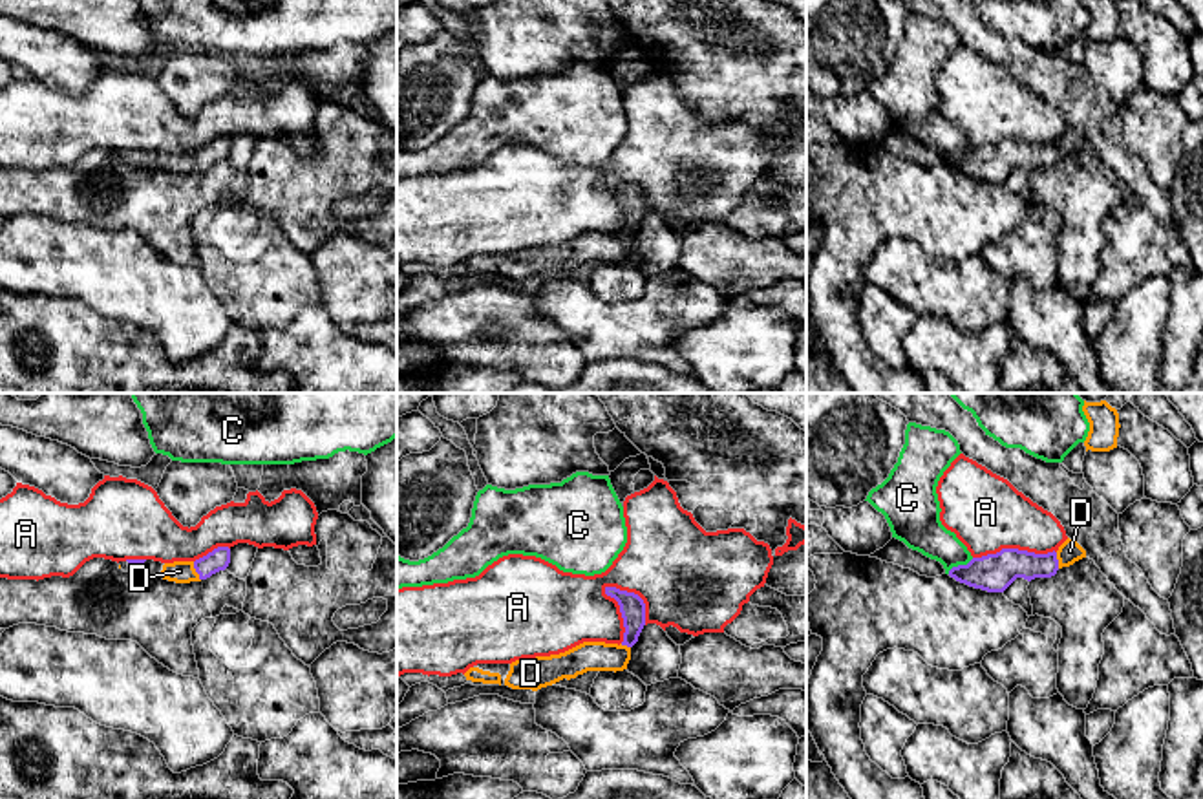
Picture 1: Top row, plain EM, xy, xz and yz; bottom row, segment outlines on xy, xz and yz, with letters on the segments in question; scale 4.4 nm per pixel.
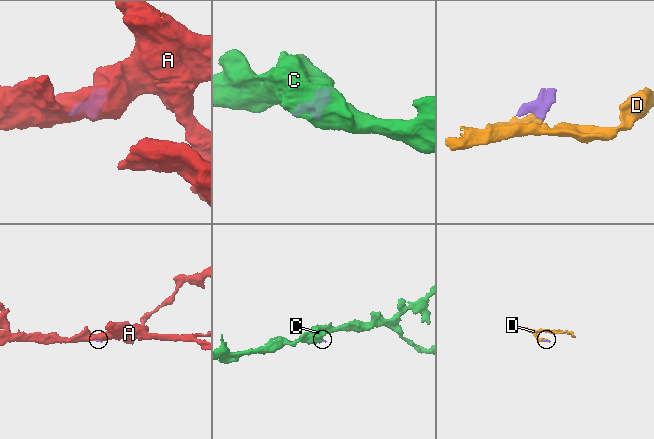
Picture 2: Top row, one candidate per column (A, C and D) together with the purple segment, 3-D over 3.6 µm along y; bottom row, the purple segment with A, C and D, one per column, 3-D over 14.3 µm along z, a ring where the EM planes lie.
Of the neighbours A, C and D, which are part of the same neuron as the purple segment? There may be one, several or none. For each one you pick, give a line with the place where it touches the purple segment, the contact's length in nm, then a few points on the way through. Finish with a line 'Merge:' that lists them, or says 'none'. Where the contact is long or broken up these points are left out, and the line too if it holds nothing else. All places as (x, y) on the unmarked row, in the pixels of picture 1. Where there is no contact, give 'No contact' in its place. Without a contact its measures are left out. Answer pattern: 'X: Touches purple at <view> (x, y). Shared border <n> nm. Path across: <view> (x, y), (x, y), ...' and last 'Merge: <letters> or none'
D: Touches purple at xy (196, 161). Shared border 90 nm. Path across: xy (218, 150), (196, 161), (180, 161)
Merge: D

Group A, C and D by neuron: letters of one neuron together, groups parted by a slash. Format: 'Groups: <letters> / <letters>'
Groups: A / C / D

